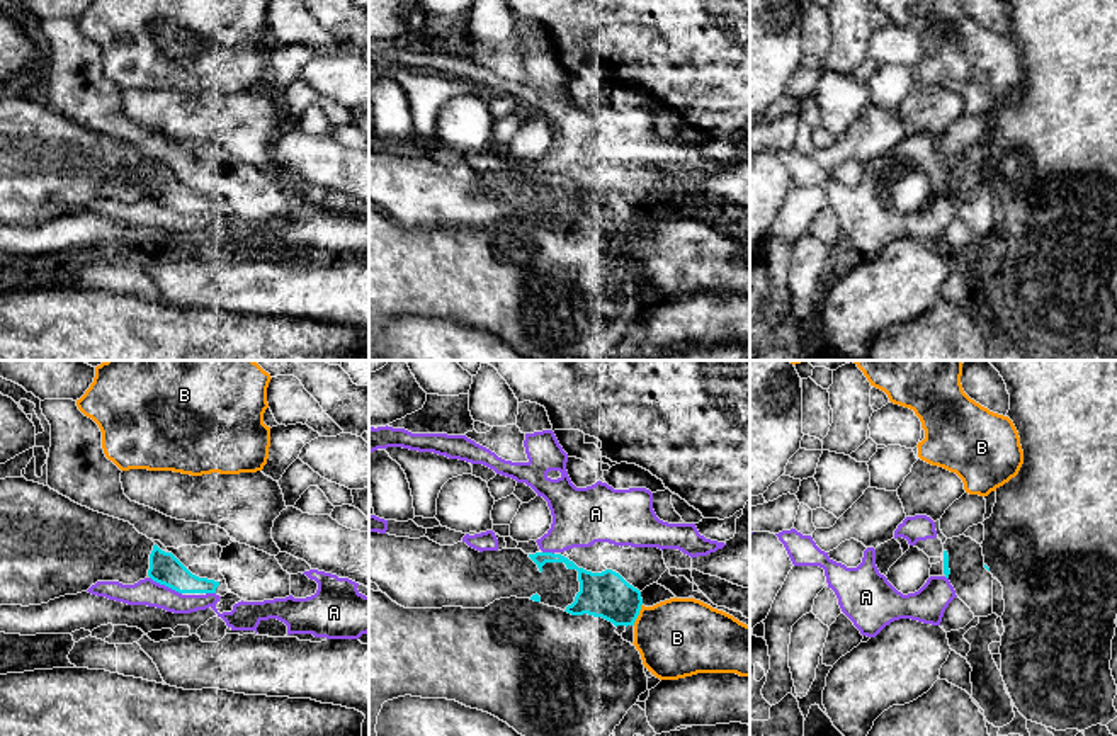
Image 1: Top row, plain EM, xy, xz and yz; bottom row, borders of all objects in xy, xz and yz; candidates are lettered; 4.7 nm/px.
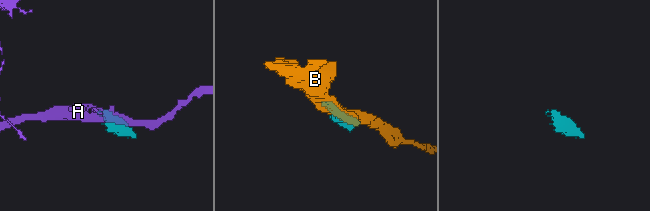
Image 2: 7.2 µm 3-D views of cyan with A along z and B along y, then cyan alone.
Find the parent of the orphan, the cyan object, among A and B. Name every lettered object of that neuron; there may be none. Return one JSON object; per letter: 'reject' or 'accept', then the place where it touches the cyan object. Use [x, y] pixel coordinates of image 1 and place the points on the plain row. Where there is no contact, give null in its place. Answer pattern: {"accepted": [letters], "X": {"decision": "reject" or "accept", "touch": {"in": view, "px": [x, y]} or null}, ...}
{"accepted": [], "A": {"decision": "reject", "touch": {"in": "xy", "px": [165, 204]}}, "B": {"decision": "reject", "touch": {"in": "xz", "px": [638, 233]}}}

